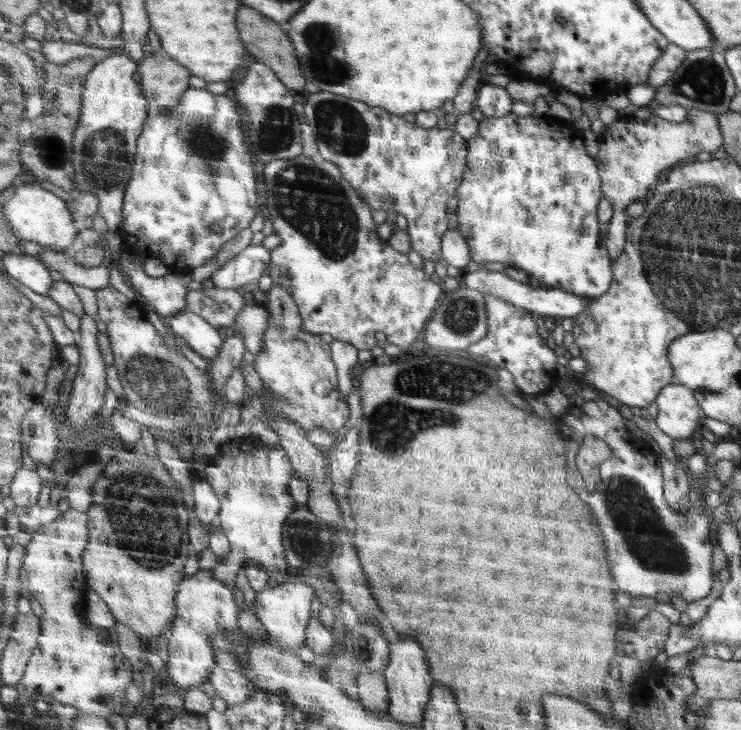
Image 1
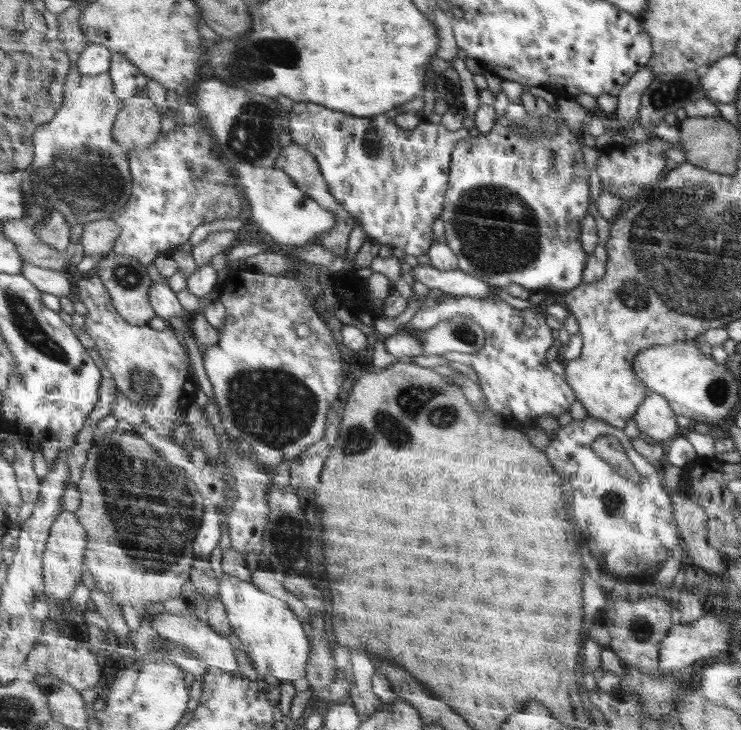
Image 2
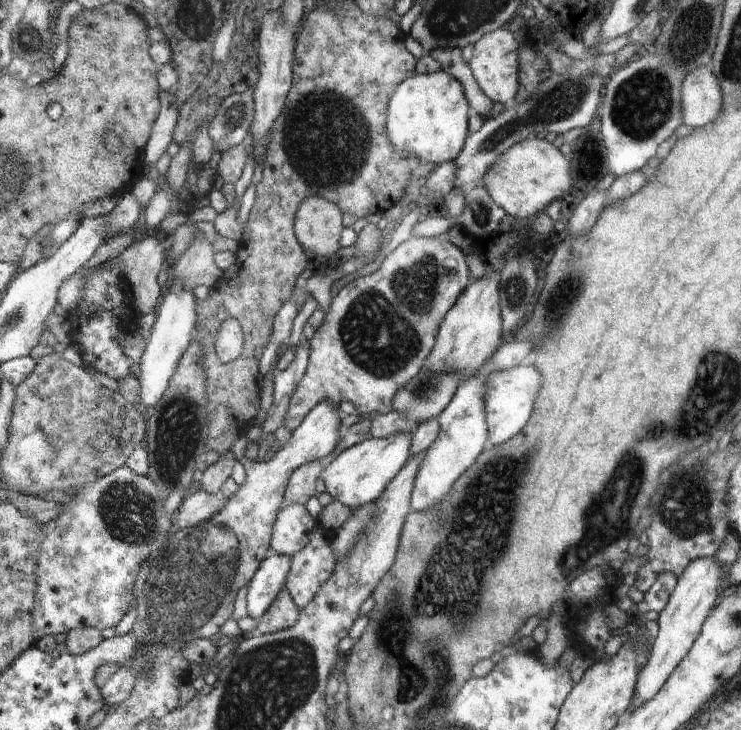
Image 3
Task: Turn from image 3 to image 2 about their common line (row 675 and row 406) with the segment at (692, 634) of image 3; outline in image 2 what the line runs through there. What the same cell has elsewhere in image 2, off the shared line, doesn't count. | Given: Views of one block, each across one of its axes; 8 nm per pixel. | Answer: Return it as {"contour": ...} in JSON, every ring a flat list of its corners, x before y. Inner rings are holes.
{"contour":[[648,393,633,418,642,438,649,436,653,440,671,440,678,434,676,412,660,393]]}

